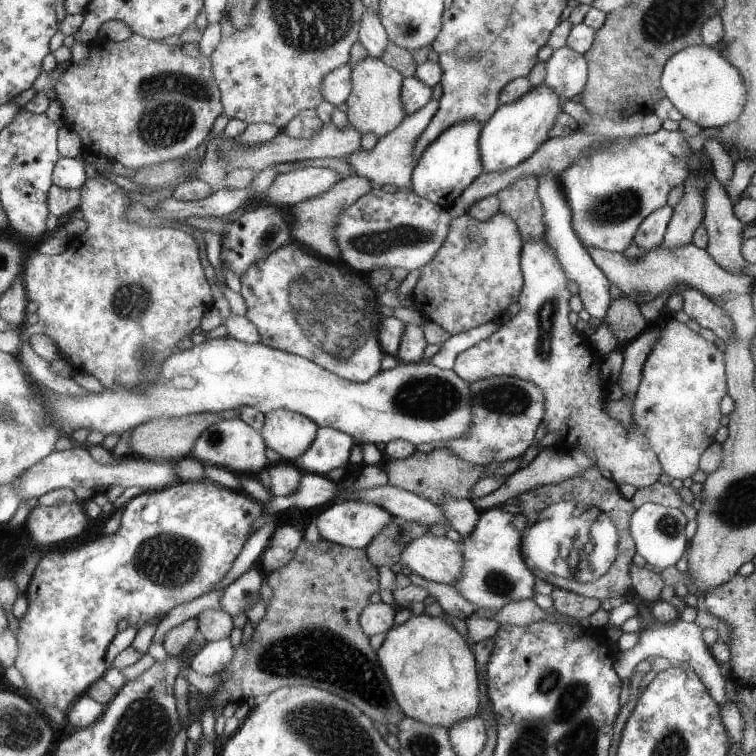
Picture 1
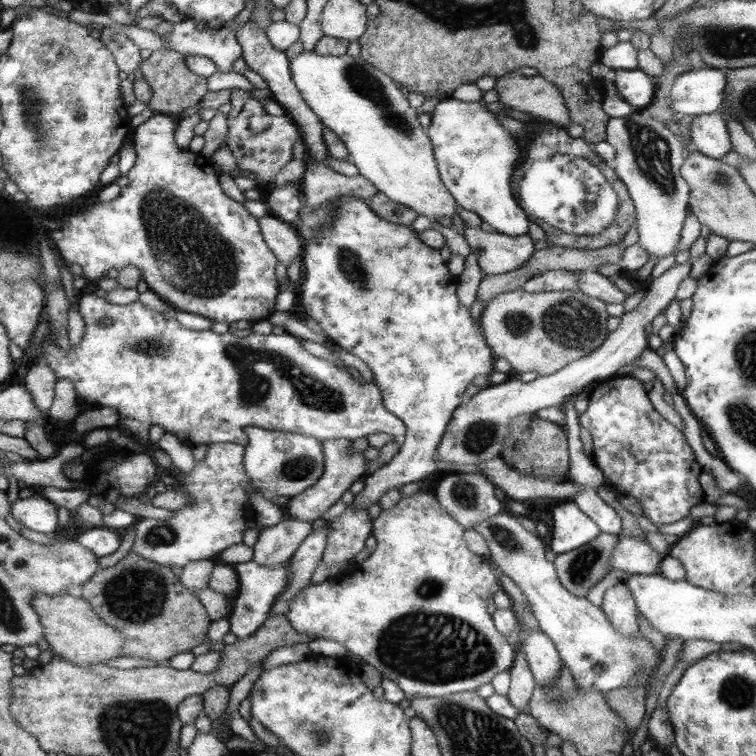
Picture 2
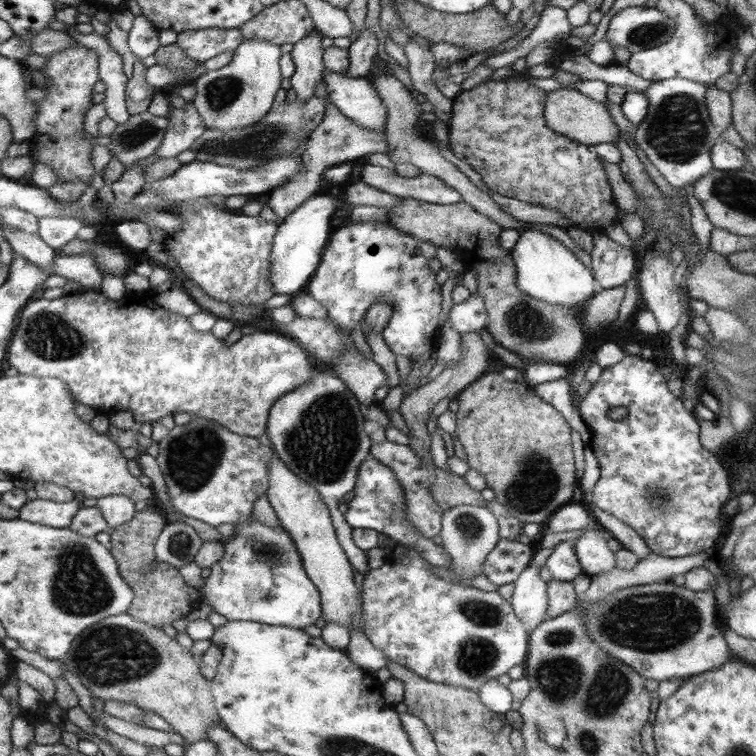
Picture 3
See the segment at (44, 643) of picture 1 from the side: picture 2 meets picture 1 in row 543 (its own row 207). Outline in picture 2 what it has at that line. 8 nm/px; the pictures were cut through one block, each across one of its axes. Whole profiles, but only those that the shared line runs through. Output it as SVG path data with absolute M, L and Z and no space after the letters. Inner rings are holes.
M153 113L145 122L133 128L131 144L133 150L135 150L136 157L133 166L127 172L128 184L119 190L118 196L113 198L113 200L107 200L107 202L99 200L96 204L89 205L77 212L61 212L55 218L57 222L58 220L61 222L61 228L48 230L49 234L46 235L46 238L53 250L57 251L66 263L79 264L81 266L83 273L81 278L85 279L90 287L94 287L101 277L106 276L109 268L119 270L121 267L125 267L125 265L131 265L141 271L142 280L147 284L148 290L159 295L159 298L167 302L176 311L198 314L199 316L207 317L212 322L226 322L227 324L251 325L256 321L266 320L267 317L270 317L275 312L274 302L278 296L277 280L275 280L275 274L273 274L273 270L277 266L277 260L275 260L275 256L273 256L269 247L265 245L259 233L257 219L253 218L243 208L243 204L239 204L236 201L233 202L231 198L227 198L221 192L221 188L217 184L217 174L213 170L213 163L205 159L200 152L189 152L189 150L175 145L175 141L173 141L175 124L173 118L169 118L169 116L161 113Z

